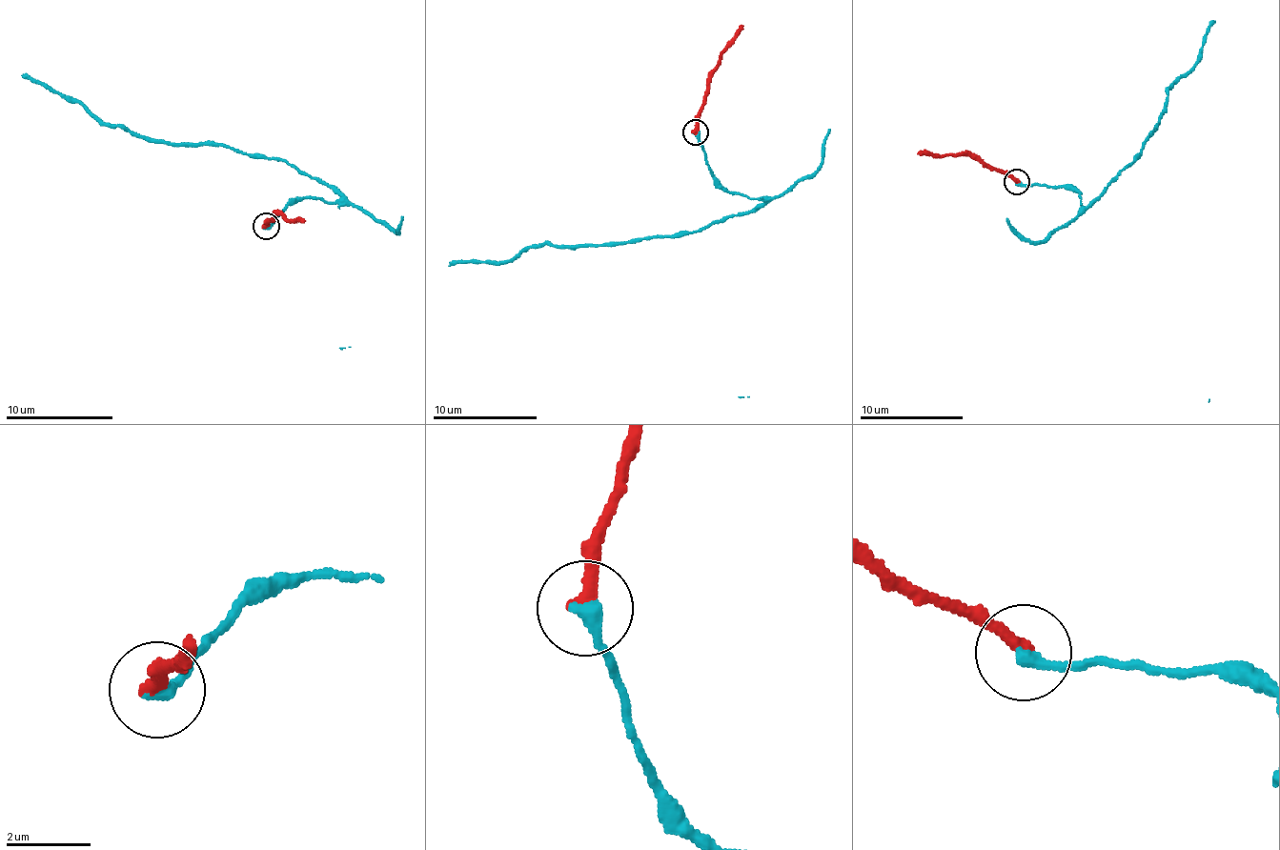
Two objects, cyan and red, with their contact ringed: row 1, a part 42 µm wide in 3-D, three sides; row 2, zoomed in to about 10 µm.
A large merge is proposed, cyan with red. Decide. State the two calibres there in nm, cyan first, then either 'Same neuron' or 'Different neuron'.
Thickness 320 nm (cyan) against 340 nm. Different neuron

